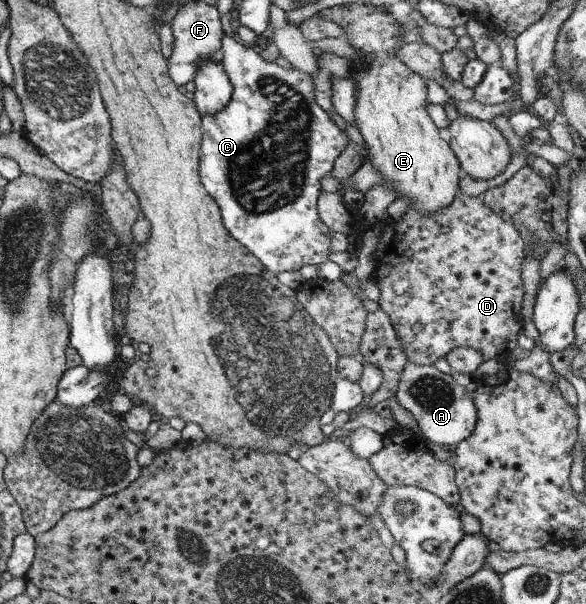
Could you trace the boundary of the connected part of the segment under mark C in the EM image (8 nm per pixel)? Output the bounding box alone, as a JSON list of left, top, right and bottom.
[199,34,350,274]

